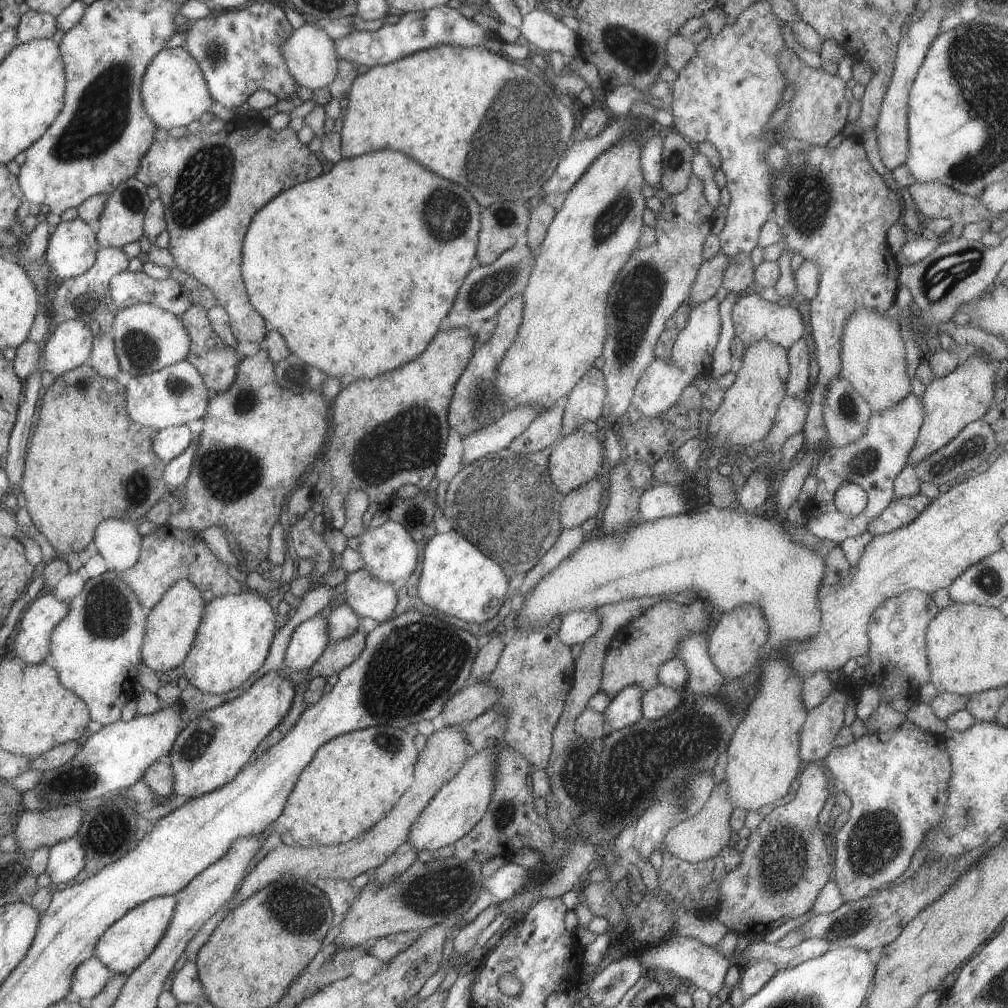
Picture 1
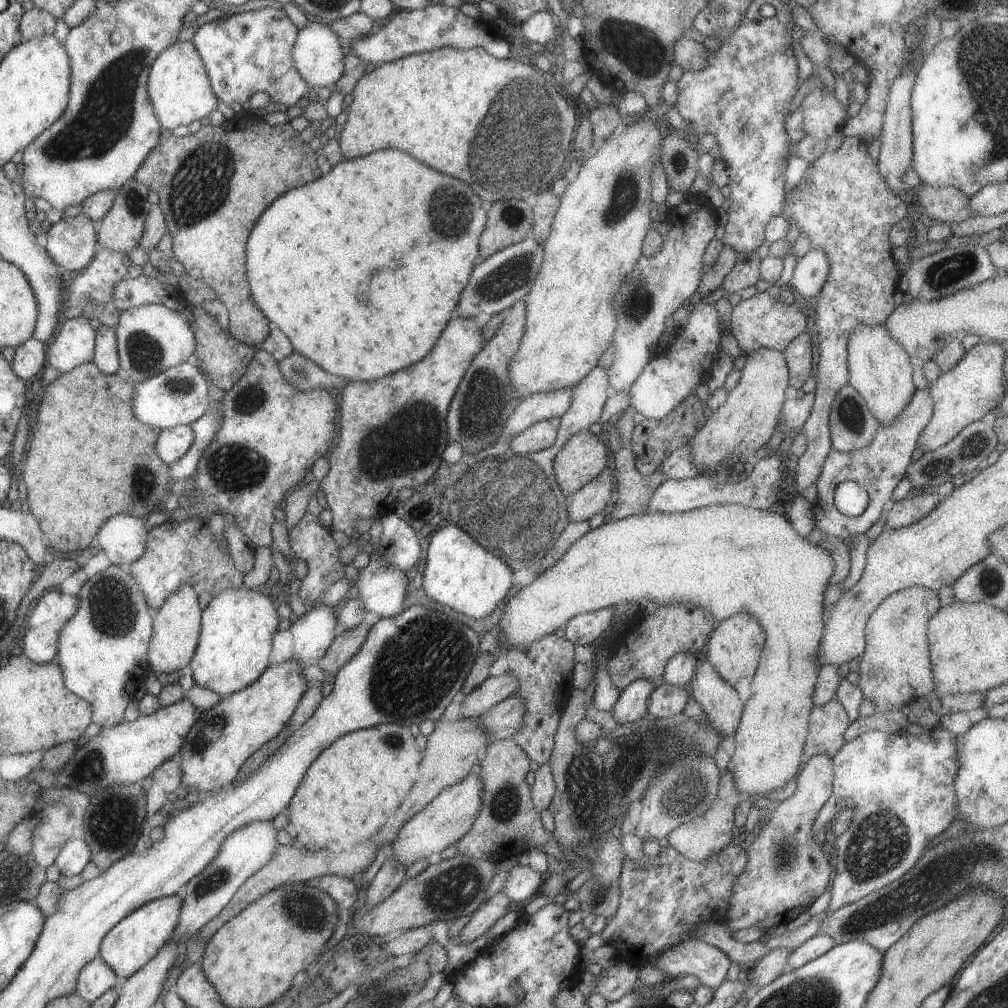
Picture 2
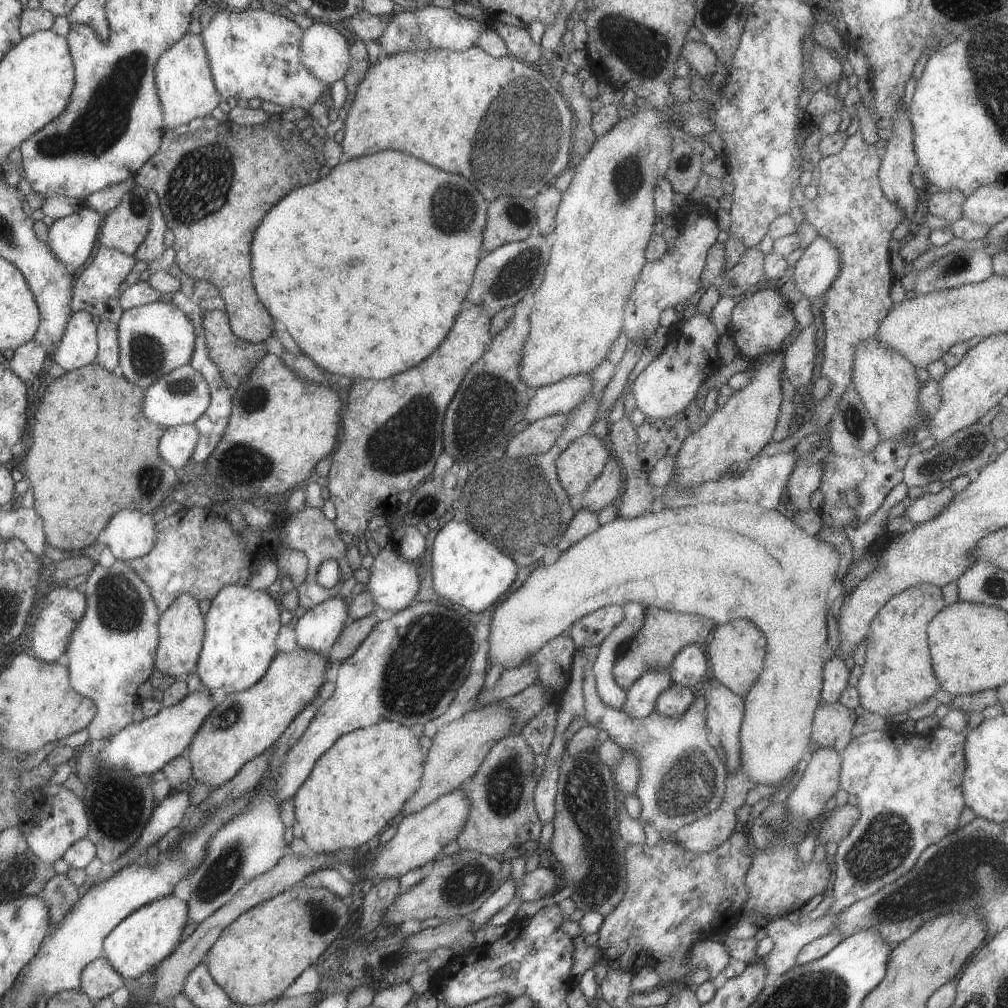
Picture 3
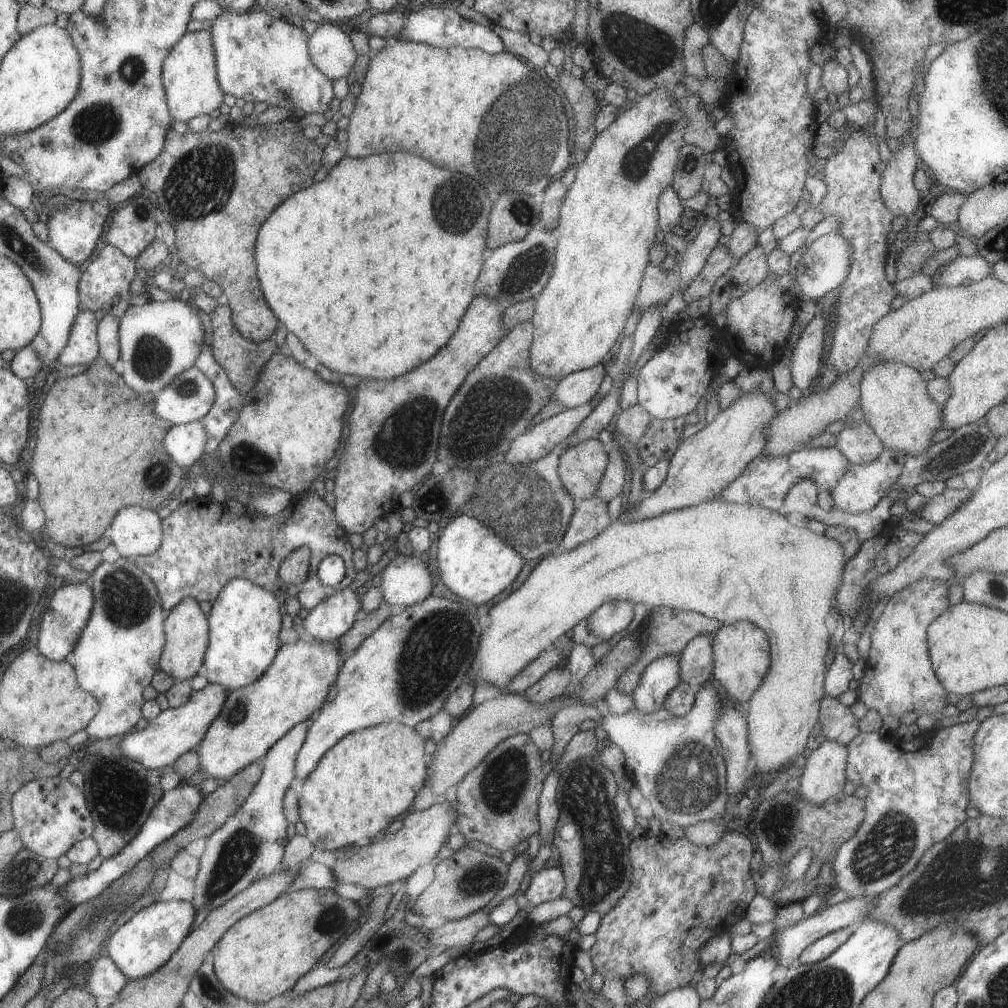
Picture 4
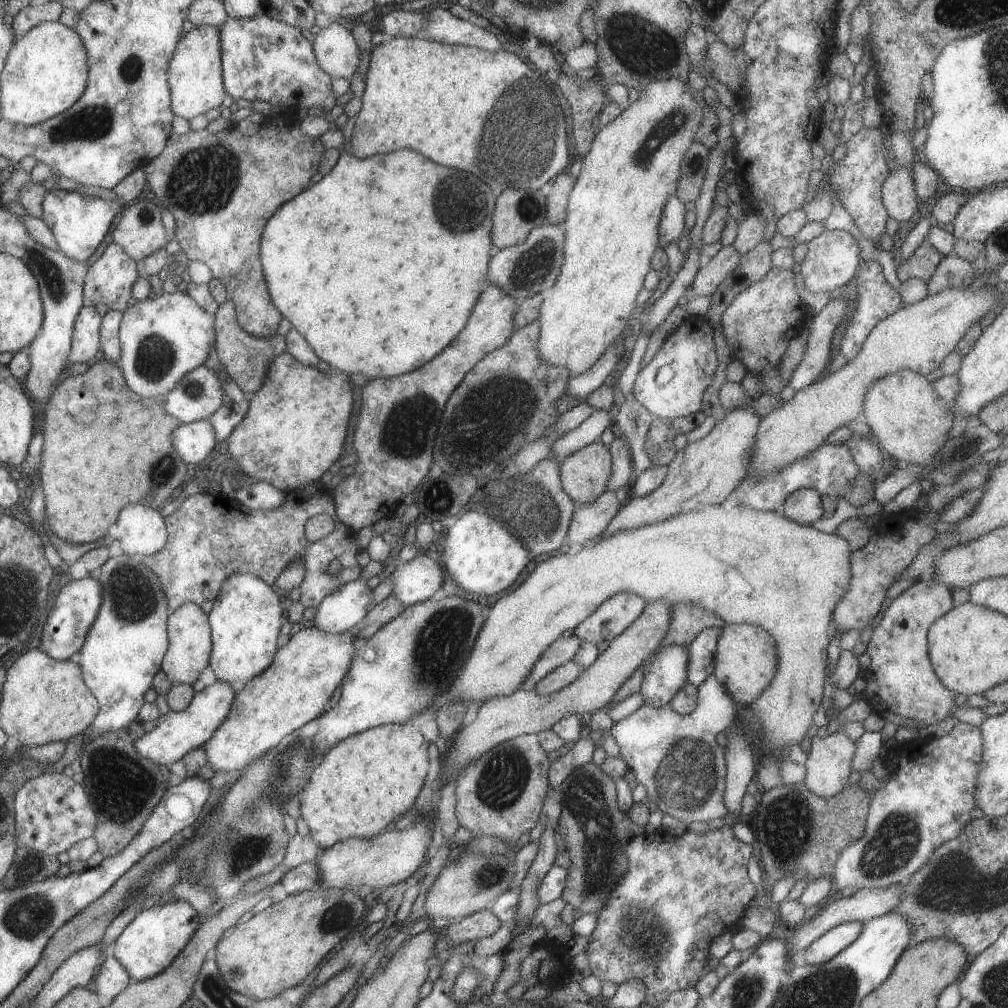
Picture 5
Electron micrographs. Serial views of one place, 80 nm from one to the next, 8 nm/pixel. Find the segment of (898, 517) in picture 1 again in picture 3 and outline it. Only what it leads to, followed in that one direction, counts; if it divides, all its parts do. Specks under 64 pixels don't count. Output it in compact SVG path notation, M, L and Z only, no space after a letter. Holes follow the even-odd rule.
M950 487L942 488L937 493L924 491L920 497L910 502L903 514L918 525L937 516L955 495Z

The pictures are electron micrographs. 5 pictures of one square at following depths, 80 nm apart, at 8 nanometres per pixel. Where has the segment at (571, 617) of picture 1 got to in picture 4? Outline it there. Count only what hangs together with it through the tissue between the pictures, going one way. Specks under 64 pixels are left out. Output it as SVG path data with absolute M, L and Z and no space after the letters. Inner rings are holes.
M611 601L598 606L589 616L582 618L572 628L571 641L593 647L619 634L633 618L631 601Z

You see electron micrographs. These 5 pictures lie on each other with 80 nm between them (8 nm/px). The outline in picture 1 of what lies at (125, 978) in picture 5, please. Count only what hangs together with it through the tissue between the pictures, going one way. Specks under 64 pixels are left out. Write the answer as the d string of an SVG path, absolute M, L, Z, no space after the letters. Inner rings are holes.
M91 957L75 967L71 979L70 990L82 1002L91 1000L103 990L113 972L97 957Z

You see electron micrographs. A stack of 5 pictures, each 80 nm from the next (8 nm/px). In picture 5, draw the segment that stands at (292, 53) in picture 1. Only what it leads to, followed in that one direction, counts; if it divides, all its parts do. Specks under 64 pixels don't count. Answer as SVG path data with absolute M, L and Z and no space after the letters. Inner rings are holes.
M337 21L322 28L312 44L317 64L331 79L350 79L359 62L359 47L349 30Z

